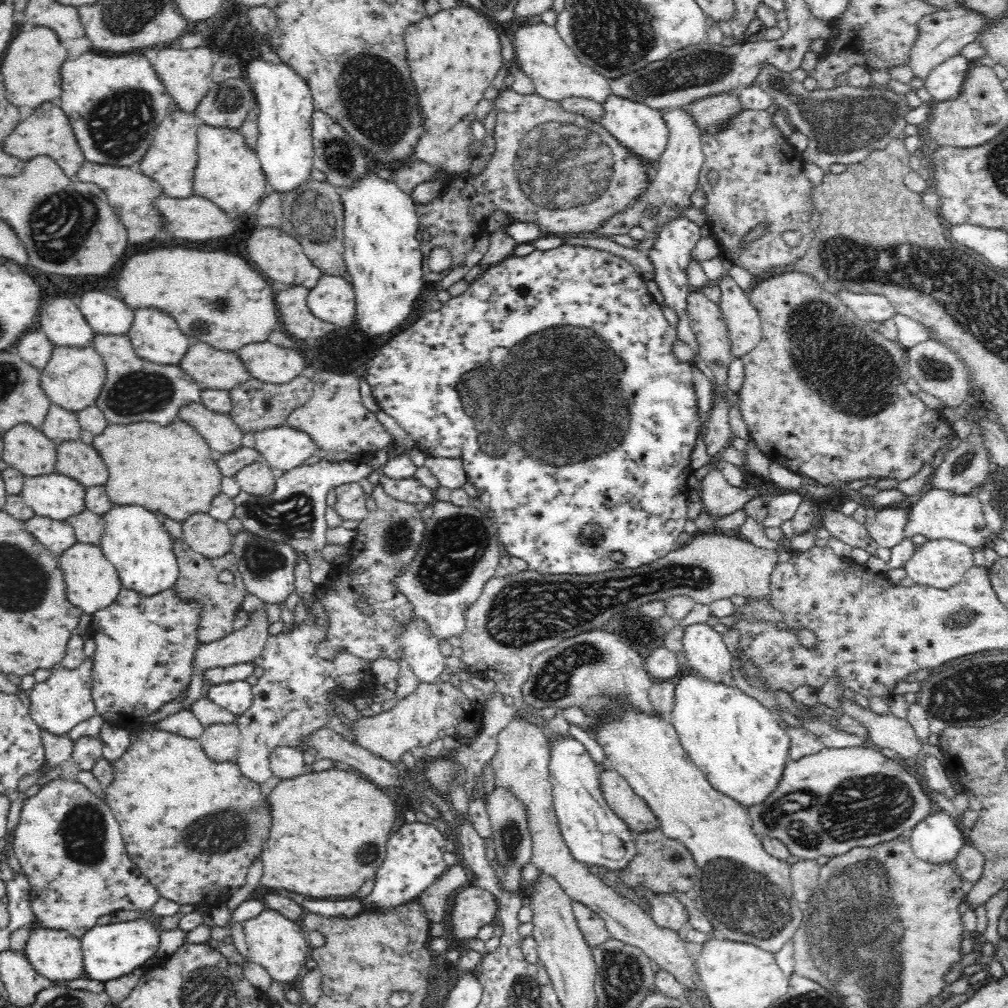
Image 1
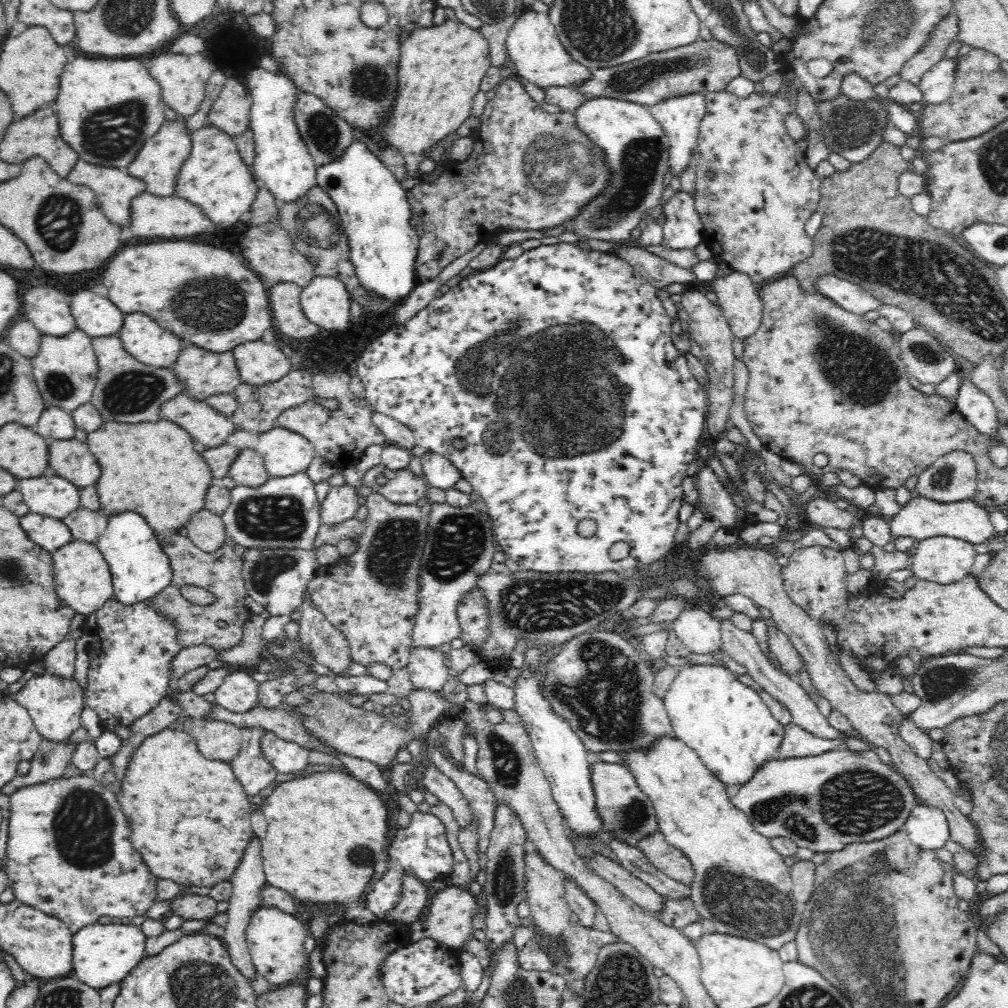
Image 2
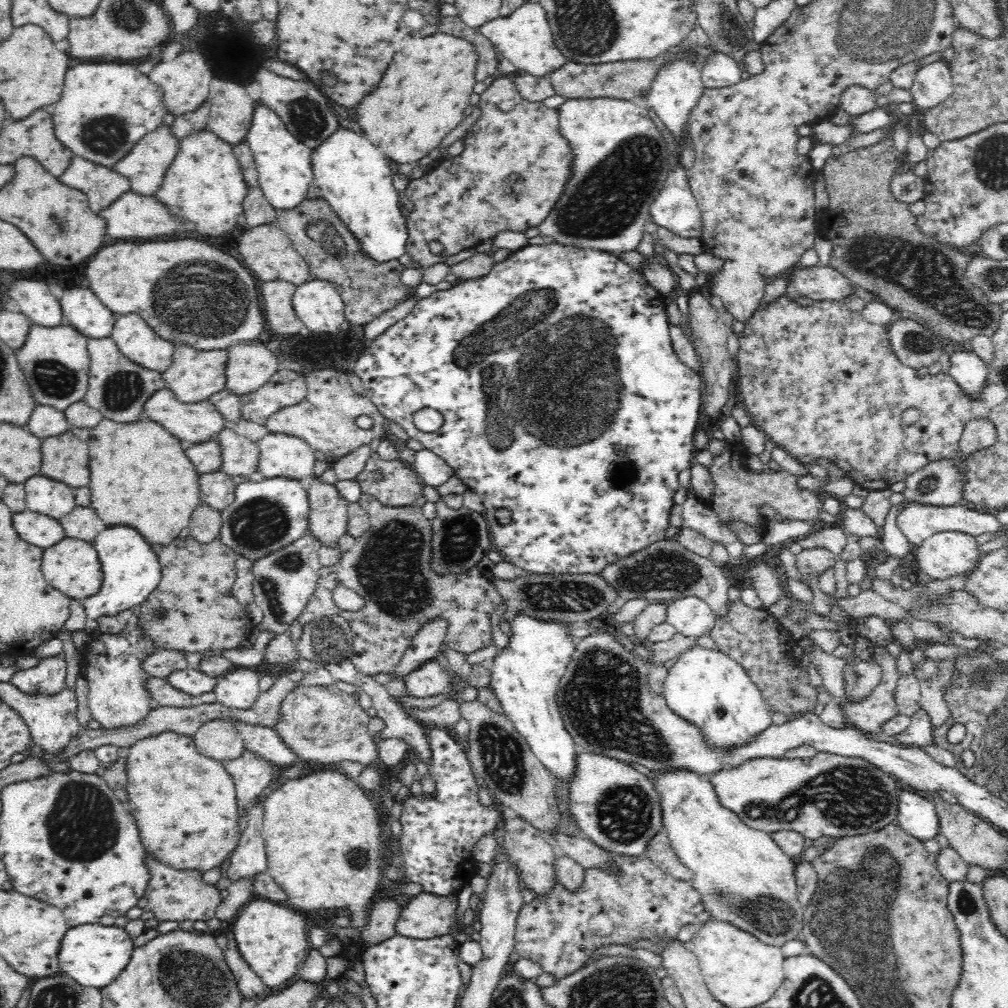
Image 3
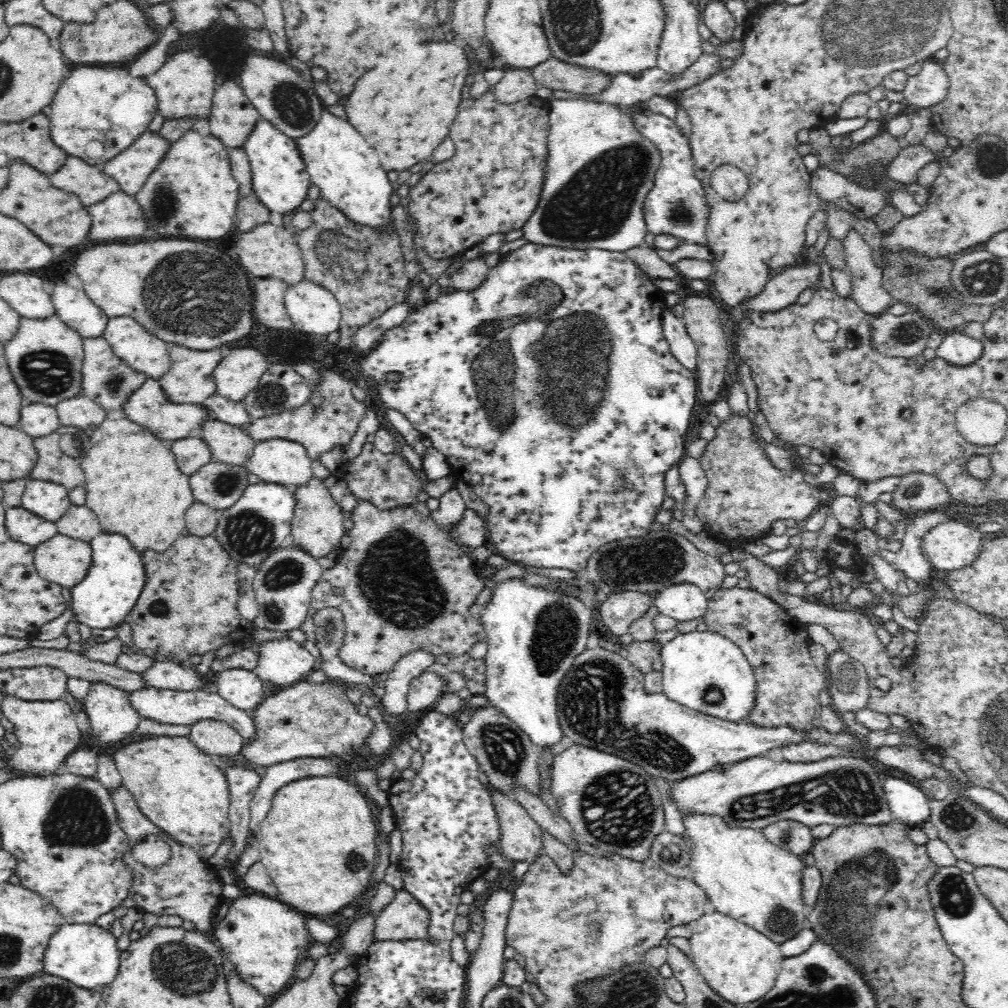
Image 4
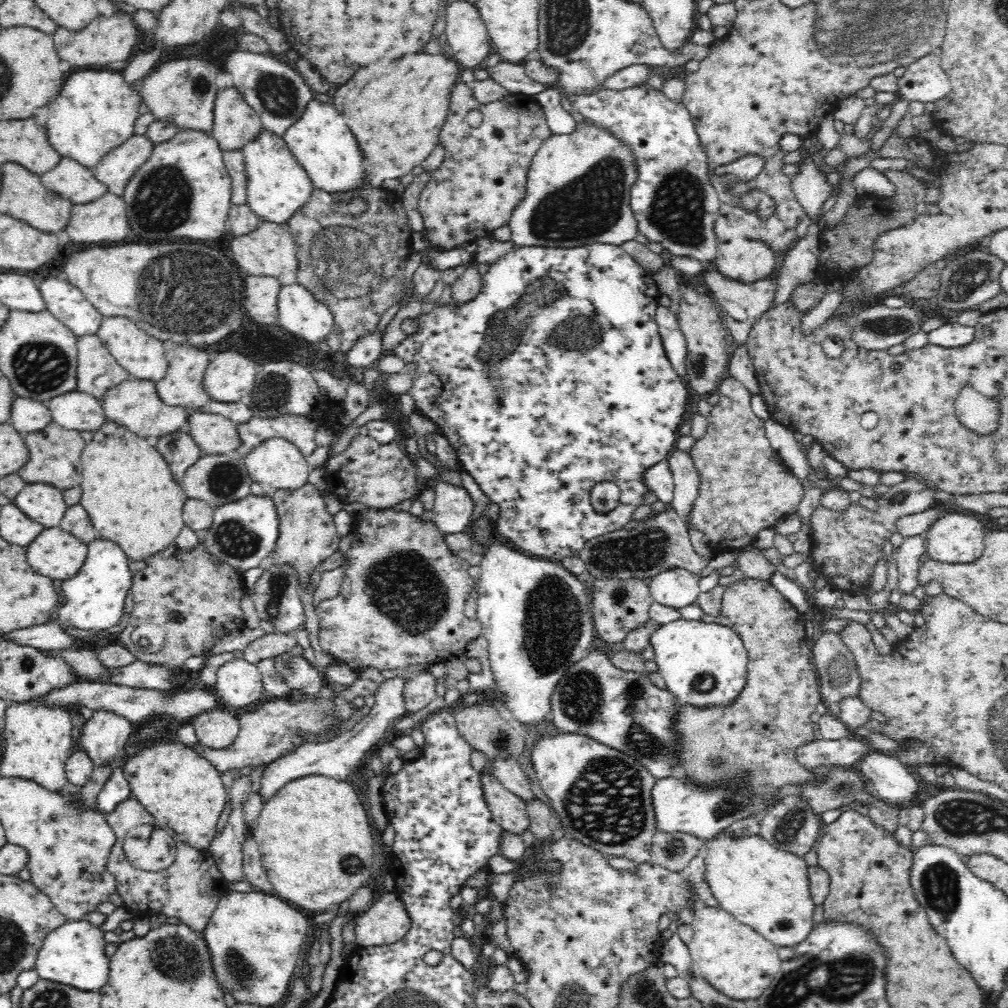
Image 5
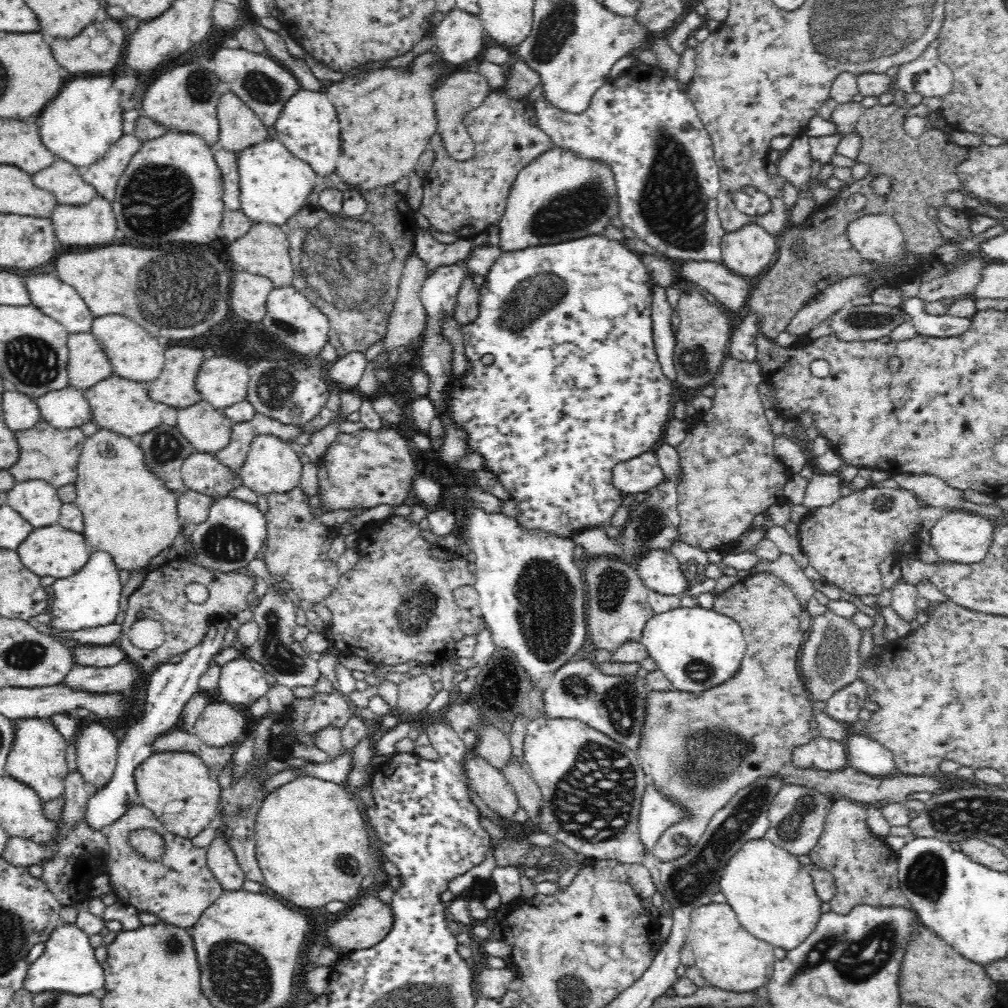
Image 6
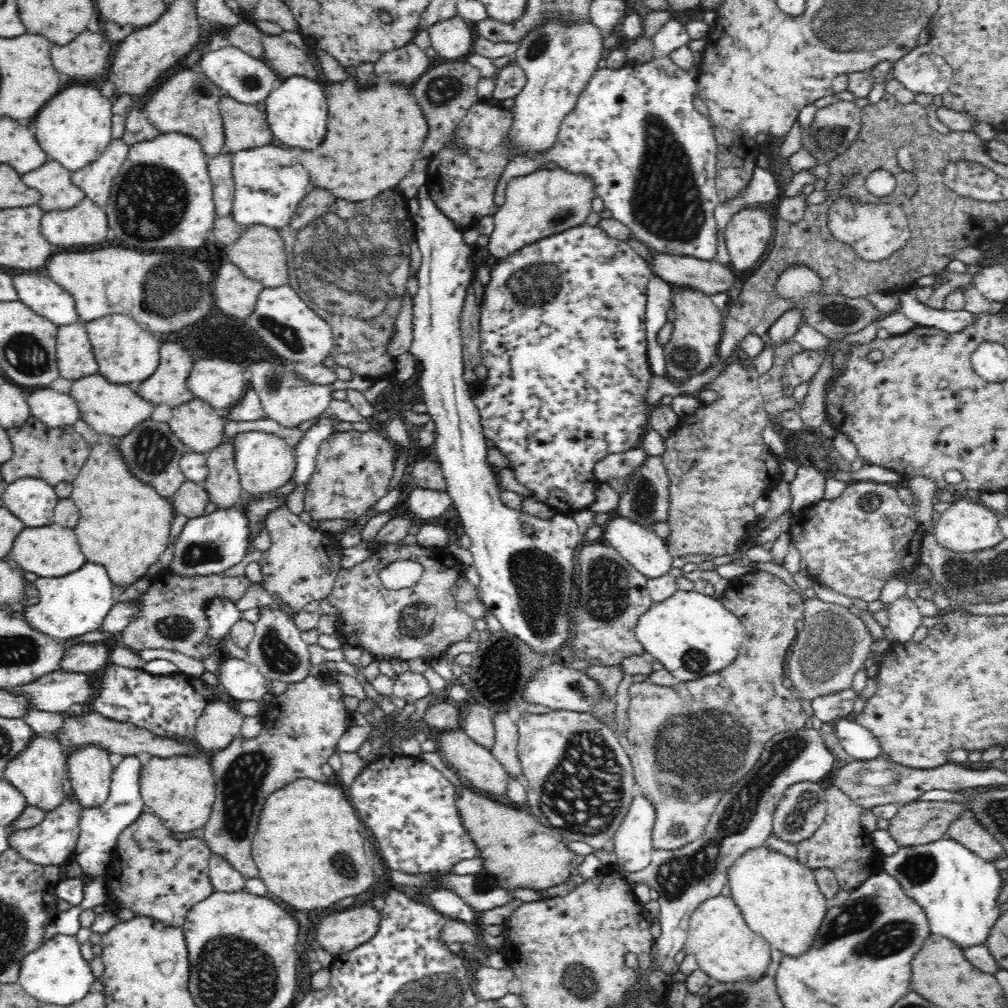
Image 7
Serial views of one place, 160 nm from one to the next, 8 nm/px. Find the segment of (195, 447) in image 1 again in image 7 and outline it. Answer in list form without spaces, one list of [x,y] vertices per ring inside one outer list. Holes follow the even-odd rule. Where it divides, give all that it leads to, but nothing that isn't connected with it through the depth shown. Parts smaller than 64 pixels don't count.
[[[110,440],[94,444],[86,464],[71,482],[70,497],[80,508],[80,522],[75,528],[86,562],[104,565],[113,586],[130,586],[166,550],[176,513],[170,499],[136,480],[117,446],[118,442]]]

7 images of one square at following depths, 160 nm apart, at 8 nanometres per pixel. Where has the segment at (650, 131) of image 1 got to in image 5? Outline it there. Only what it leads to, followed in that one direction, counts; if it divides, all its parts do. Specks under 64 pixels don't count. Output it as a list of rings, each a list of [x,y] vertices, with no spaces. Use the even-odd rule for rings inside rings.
[[[590,119],[576,124],[571,134],[550,135],[540,145],[528,168],[524,198],[512,212],[508,223],[510,241],[517,247],[576,248],[586,244],[620,246],[622,242],[634,240],[639,230],[634,211],[630,208],[630,188],[637,182],[636,176],[638,169],[632,149]]]

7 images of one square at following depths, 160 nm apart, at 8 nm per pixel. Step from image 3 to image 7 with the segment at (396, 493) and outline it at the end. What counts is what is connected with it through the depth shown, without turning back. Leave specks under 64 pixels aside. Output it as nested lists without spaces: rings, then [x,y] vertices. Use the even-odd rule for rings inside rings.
[[[380,432],[333,433],[324,439],[315,469],[303,488],[303,509],[315,524],[324,520],[355,521],[390,490],[397,450]]]

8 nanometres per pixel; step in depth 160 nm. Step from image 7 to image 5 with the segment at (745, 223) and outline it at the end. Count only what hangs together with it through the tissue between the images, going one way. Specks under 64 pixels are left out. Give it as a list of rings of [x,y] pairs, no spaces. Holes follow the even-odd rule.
[[[720,242],[718,256],[708,266],[726,278],[752,283],[772,276],[779,258],[778,252],[768,248],[764,242]]]

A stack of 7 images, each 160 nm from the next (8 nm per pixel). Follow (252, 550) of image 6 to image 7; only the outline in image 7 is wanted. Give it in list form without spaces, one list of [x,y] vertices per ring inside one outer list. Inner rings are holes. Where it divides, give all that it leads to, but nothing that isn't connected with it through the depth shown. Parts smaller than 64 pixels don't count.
[[[237,506],[216,509],[212,514],[189,519],[175,542],[173,558],[168,569],[184,577],[218,574],[240,564],[247,555],[248,537],[251,536],[245,509]]]

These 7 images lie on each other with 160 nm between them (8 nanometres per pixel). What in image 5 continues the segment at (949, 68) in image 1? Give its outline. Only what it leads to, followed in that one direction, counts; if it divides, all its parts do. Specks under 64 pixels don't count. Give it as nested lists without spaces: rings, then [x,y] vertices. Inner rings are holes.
[[[932,53],[906,66],[897,83],[898,95],[909,101],[934,103],[951,91],[951,80],[942,68],[941,57]]]

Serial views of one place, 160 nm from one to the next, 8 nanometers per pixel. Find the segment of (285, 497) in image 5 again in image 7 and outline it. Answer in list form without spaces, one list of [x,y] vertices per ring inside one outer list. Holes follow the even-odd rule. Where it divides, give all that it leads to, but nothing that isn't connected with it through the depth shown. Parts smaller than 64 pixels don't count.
[[[288,502],[272,509],[266,516],[265,527],[270,533],[271,546],[264,551],[259,565],[263,575],[262,586],[267,592],[277,594],[282,604],[300,613],[302,608],[312,600],[323,600],[332,592],[340,569],[340,556],[336,550],[336,560],[328,558],[328,548],[322,543],[323,532],[312,522],[303,523],[299,516],[290,510]]]

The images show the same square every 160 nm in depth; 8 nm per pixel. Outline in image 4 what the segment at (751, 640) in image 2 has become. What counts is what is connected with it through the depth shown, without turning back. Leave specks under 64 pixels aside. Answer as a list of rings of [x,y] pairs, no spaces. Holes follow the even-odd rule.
[[[666,528],[657,532],[650,532],[644,536],[636,538],[624,538],[622,540],[614,540],[608,542],[604,546],[600,546],[590,558],[588,558],[584,577],[586,580],[593,583],[594,586],[603,590],[606,594],[616,594],[616,592],[646,592],[654,595],[664,588],[668,588],[670,584],[695,584],[700,587],[705,593],[717,591],[724,577],[726,576],[724,564],[720,560],[709,554],[703,553],[698,550],[692,542],[683,536],[678,536]]]

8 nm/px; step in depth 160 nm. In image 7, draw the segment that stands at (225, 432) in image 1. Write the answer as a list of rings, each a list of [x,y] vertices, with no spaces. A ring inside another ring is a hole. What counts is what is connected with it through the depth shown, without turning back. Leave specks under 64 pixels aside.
[[[100,373],[74,381],[72,390],[68,394],[77,400],[81,410],[81,420],[84,420],[98,434],[108,434],[115,438],[126,436],[136,426],[148,421],[156,407],[153,403],[140,398],[128,385],[113,384]]]

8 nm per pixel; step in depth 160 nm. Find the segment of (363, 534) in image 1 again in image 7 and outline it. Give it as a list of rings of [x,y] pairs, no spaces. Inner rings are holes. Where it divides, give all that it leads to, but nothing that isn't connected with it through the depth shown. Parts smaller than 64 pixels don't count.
[[[394,543],[375,551],[364,562],[338,573],[332,592],[327,596],[337,614],[337,630],[350,645],[364,646],[380,658],[438,658],[455,642],[465,640],[476,619],[460,610],[452,585],[462,577],[464,569],[451,558],[447,547],[422,547],[418,544]],[[398,560],[411,560],[424,567],[414,588],[390,590],[380,581],[380,570]]]

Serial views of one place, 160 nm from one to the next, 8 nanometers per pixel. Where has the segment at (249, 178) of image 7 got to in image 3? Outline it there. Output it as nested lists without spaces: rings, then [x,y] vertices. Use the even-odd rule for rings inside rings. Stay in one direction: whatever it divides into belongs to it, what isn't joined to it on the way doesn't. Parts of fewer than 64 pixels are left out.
[[[260,101],[255,102],[251,127],[245,140],[255,160],[259,188],[277,211],[294,208],[306,199],[308,190],[314,185],[310,159],[312,149],[292,136],[276,112]]]

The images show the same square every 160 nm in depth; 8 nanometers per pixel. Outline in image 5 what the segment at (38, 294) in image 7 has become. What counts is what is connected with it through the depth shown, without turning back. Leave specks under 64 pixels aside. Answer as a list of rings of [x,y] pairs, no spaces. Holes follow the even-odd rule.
[[[63,276],[46,278],[38,282],[38,289],[46,310],[63,322],[77,337],[96,335],[102,319],[94,305],[84,296],[79,287],[70,284]]]

